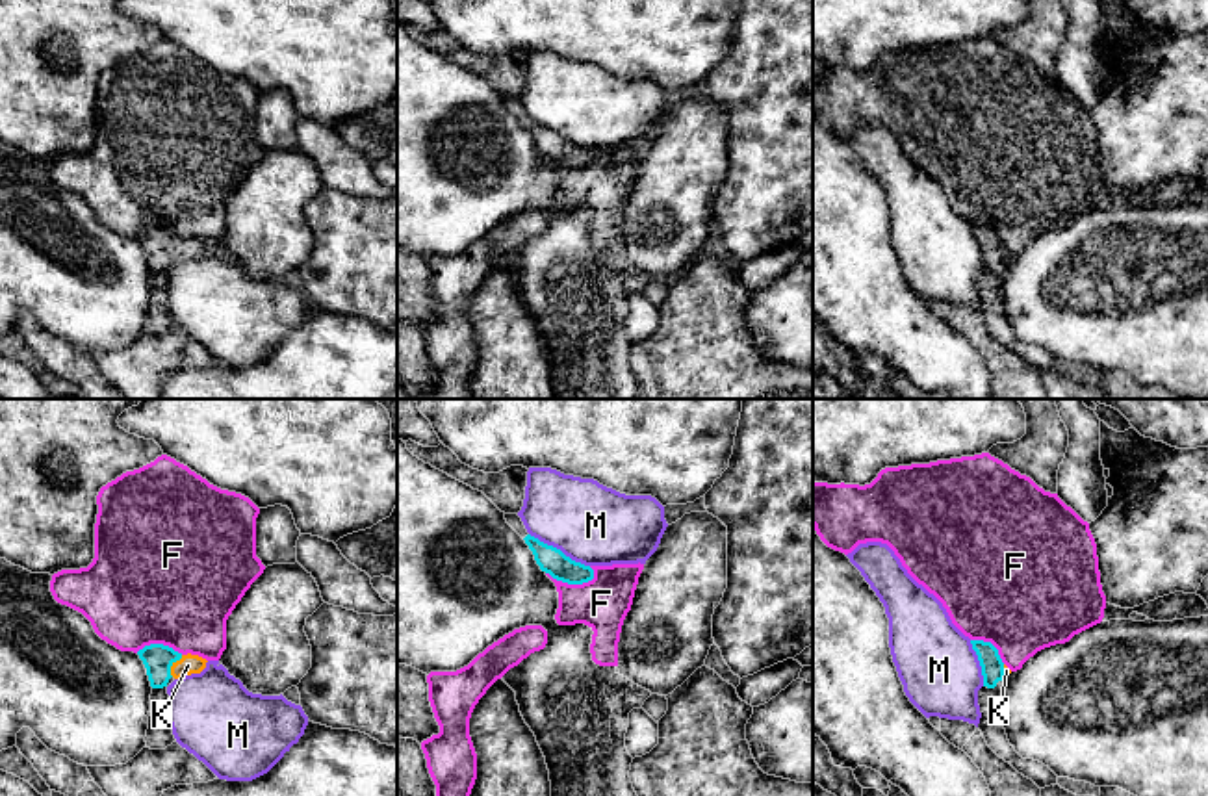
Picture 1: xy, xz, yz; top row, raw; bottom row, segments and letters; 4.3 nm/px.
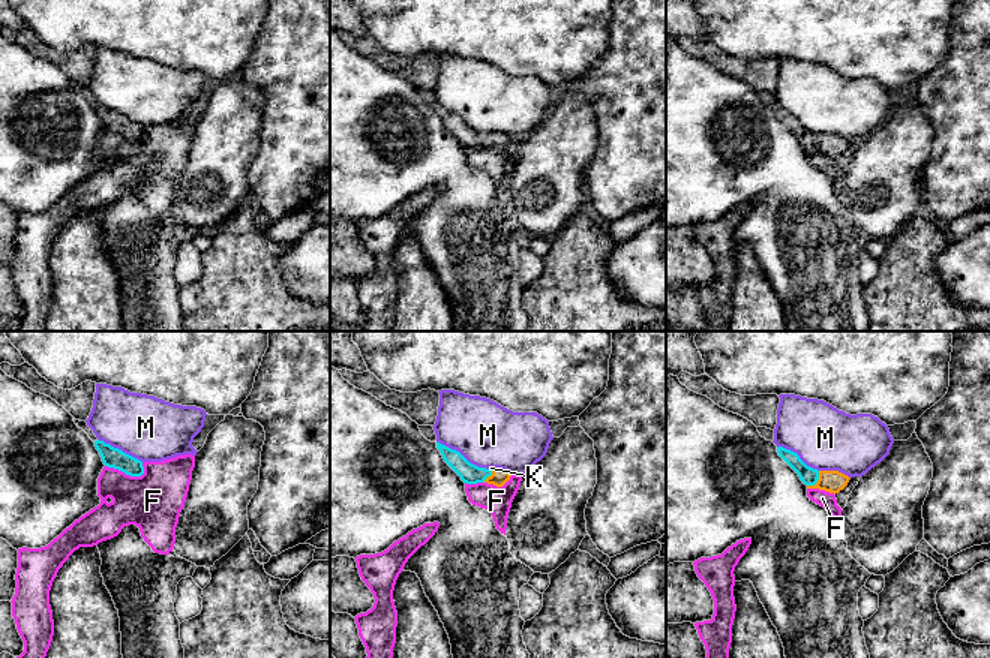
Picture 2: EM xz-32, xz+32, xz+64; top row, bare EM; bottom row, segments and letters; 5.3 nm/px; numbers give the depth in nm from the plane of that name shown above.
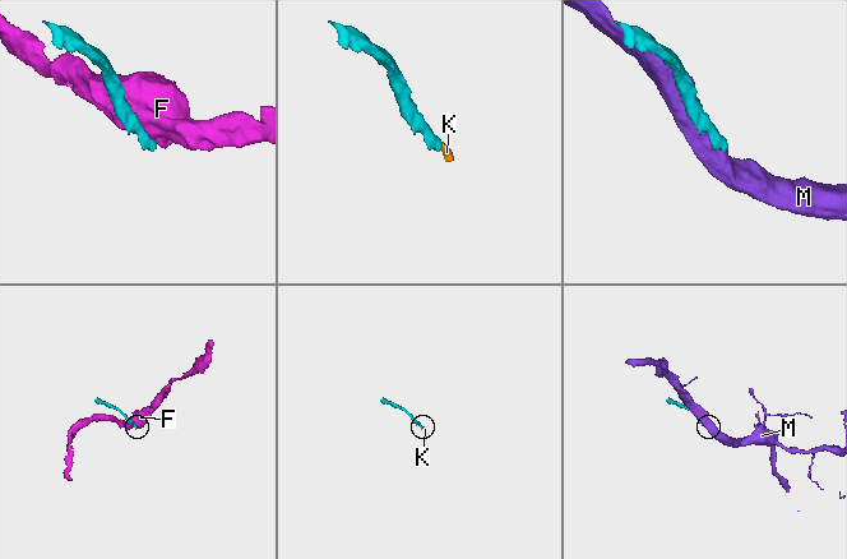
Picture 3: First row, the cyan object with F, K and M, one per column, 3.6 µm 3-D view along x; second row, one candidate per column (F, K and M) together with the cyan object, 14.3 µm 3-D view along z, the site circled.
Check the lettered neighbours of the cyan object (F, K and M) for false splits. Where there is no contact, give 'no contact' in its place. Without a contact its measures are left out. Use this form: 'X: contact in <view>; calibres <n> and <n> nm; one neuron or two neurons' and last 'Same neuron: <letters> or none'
F: contact in xz; calibres 120 and 220 nm; two neurons
K: contact in xy; calibres 130 and 90 nm; one neuron
M: contact in xz; calibres 120 and 340 nm; two neurons
Same neuron: K

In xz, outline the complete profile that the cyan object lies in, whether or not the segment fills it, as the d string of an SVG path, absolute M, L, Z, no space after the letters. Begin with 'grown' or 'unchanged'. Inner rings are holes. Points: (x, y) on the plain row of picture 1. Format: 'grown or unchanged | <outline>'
unchanged | M531 119L523 124L533 135L540 154L549 158L553 163L568 169L583 169L594 163L594 154L590 150L572 145L560 134L547 130Z

